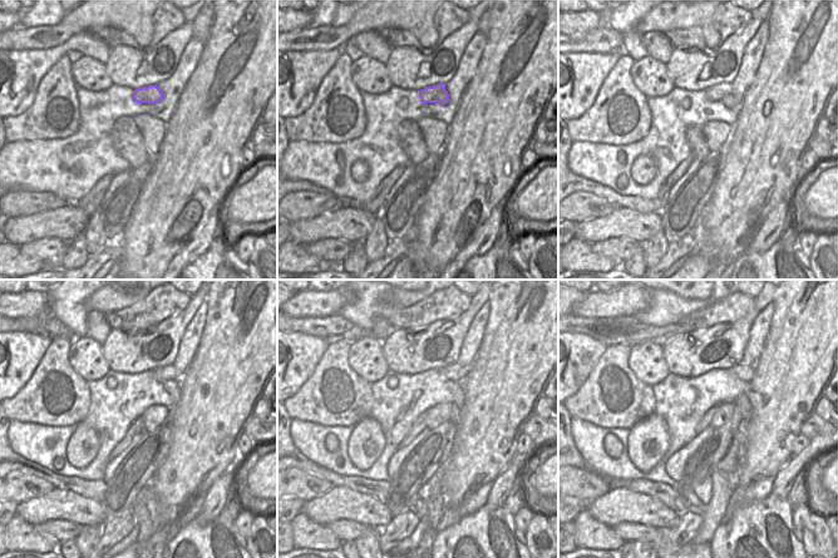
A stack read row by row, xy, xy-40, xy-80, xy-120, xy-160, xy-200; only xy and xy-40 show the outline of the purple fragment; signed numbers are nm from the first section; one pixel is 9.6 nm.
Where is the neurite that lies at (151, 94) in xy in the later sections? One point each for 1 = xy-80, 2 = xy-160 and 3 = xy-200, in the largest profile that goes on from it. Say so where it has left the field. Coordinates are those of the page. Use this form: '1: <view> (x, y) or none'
1: xy-80 (723, 92)
2: xy-160 (456, 373)
3: xy-200 (742, 371)

